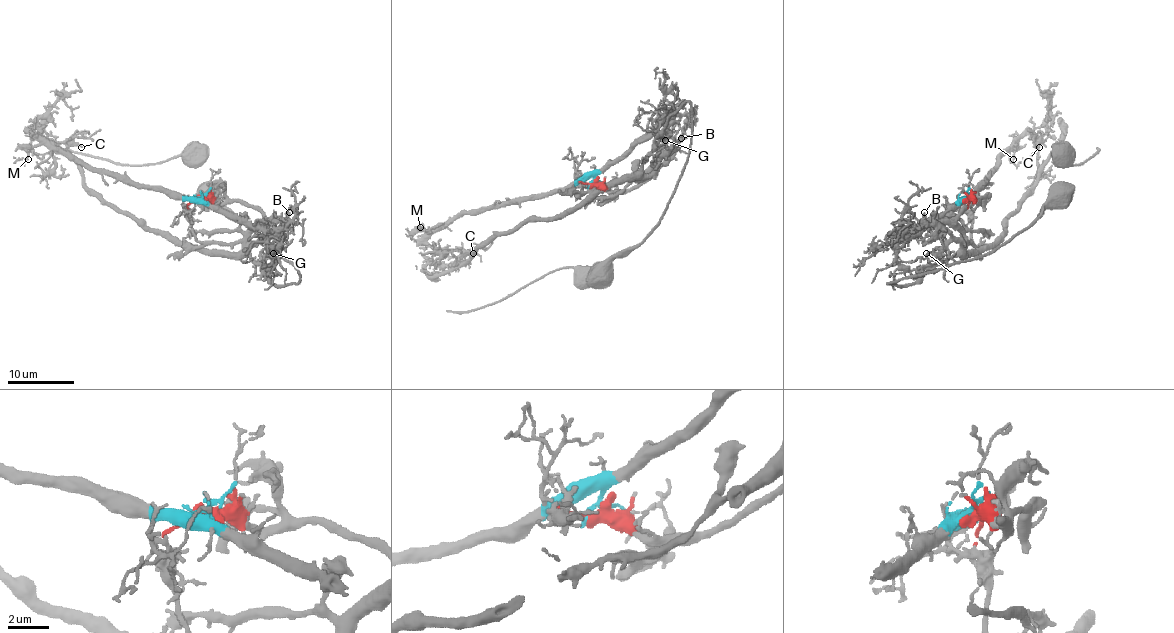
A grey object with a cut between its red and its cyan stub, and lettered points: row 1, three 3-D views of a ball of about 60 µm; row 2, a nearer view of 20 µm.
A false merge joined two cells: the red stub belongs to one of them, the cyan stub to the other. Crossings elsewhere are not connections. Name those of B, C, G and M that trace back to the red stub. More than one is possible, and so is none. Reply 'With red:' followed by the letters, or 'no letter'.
With red: B, G

